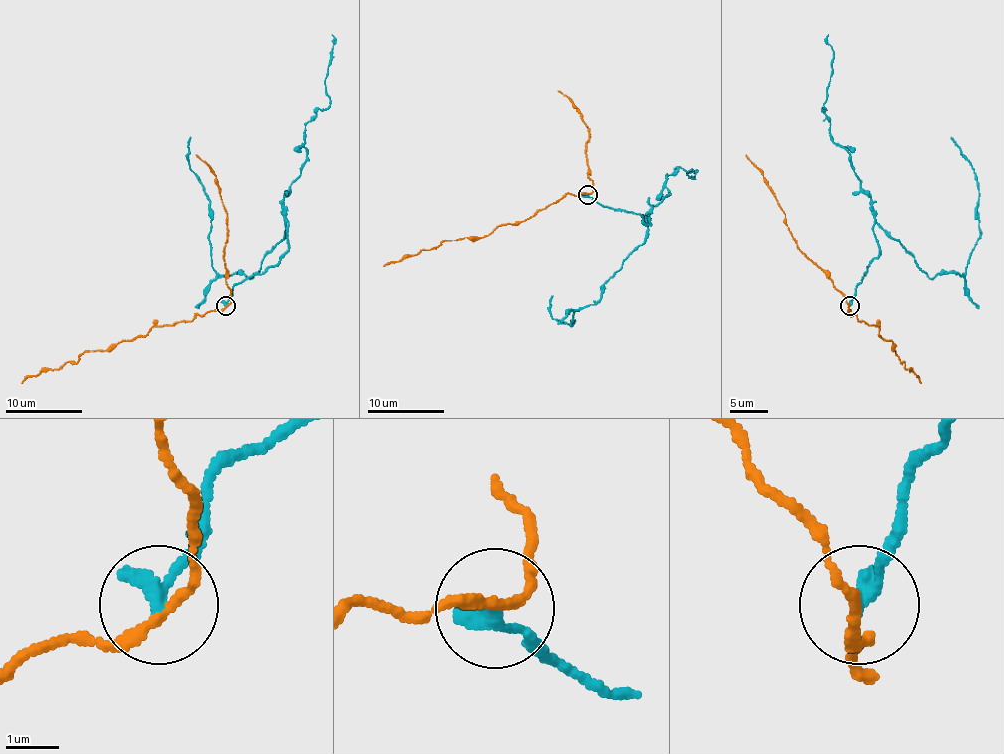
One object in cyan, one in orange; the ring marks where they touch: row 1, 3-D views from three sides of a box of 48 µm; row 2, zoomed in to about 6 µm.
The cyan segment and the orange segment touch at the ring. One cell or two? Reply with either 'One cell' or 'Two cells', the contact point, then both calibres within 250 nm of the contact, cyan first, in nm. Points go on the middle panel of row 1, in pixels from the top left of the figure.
Two cells. Place: (587, 194). Thickness 360 nm (cyan) against 180 nm

